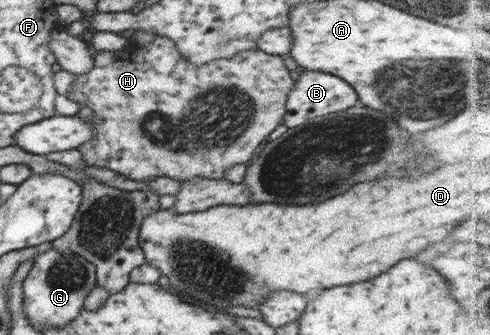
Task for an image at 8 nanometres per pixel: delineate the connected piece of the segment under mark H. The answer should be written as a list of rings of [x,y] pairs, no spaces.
[[[156,35],[154,40],[145,47],[139,46],[137,50],[127,51],[99,51],[93,55],[94,65],[89,72],[83,74],[75,74],[72,89],[66,94],[69,100],[79,102],[80,108],[90,108],[94,112],[92,126],[94,126],[94,137],[87,141],[87,144],[76,148],[81,152],[83,161],[90,168],[97,166],[101,169],[108,169],[124,175],[131,180],[145,181],[157,177],[168,177],[175,181],[185,181],[191,178],[201,177],[203,179],[224,179],[225,171],[241,164],[248,164],[255,157],[256,149],[262,140],[266,138],[284,122],[284,114],[286,111],[286,102],[291,89],[294,87],[294,80],[291,79],[289,69],[285,67],[283,59],[279,55],[271,55],[259,49],[246,50],[237,53],[228,59],[215,59],[207,64],[198,65],[187,60],[175,46],[172,40],[167,37]]]

